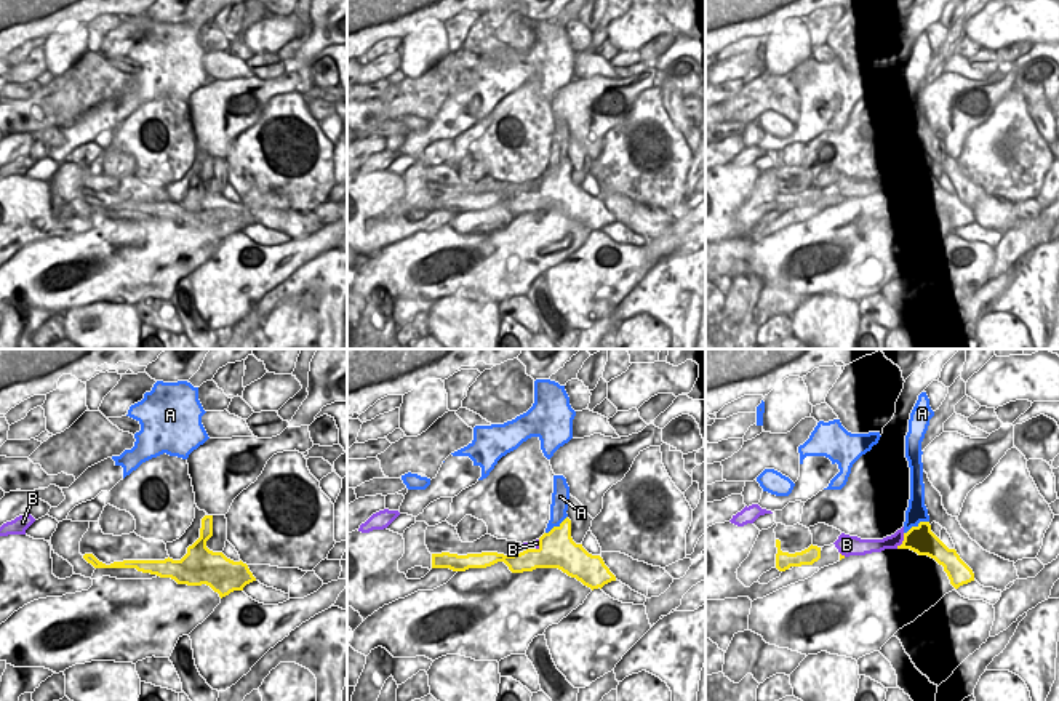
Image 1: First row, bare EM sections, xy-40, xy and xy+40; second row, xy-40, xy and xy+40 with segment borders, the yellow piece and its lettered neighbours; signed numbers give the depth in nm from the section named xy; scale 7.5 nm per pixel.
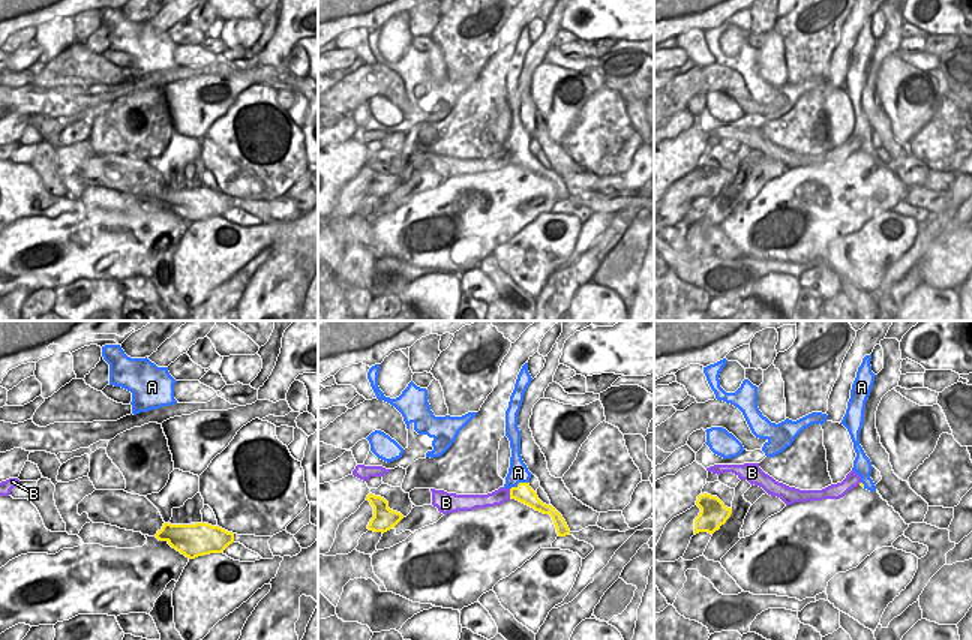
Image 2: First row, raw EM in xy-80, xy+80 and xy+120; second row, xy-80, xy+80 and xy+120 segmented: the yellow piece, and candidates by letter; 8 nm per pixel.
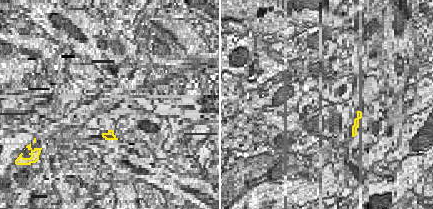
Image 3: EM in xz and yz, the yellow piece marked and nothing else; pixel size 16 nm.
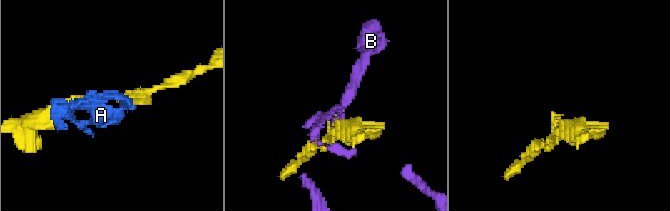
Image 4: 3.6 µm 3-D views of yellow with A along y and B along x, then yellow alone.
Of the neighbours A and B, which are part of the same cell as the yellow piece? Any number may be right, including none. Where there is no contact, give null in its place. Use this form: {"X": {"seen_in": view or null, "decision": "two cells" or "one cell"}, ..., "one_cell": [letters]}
{"A": {"seen_in": "xy+40", "decision": "two cells"}, "B": {"seen_in": "xy+40", "decision": "two cells"}, "one_cell": []}

